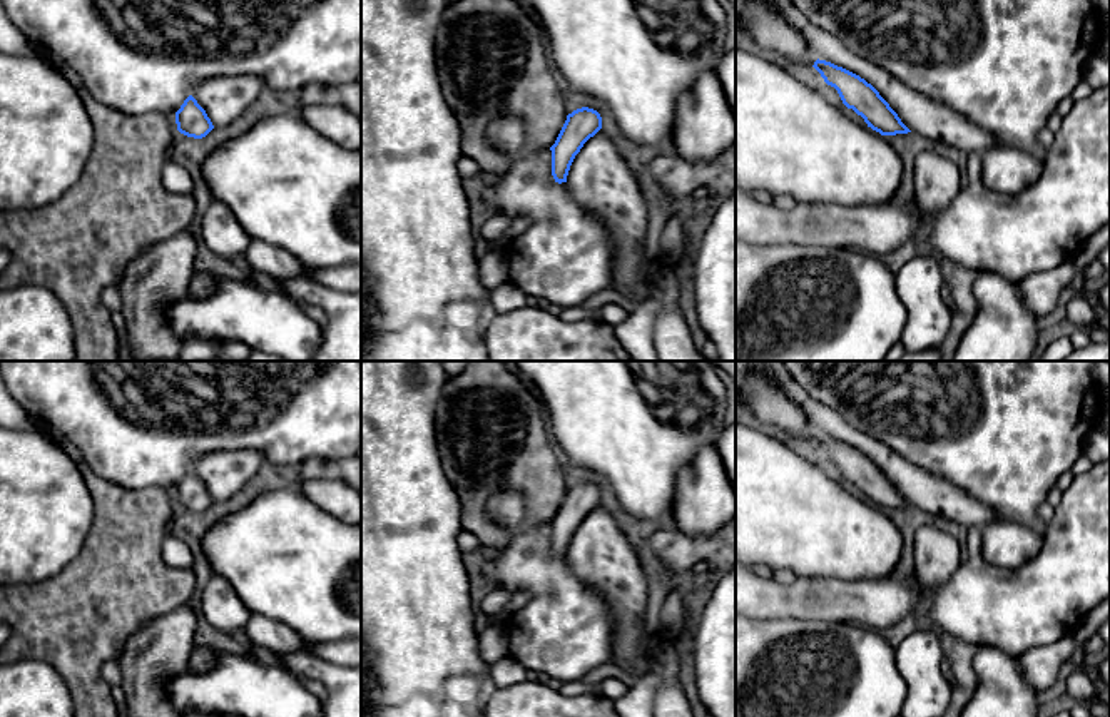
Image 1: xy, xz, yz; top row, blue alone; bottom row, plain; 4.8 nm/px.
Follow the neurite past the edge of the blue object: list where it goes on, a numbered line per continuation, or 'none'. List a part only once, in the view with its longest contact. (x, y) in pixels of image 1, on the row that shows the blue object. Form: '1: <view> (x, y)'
1: xz (493, 61)

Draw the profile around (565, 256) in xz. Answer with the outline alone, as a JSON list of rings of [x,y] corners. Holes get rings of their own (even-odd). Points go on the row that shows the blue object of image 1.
[[[500,117],[486,129],[490,144],[510,157],[510,167],[493,174],[493,181],[483,189],[483,201],[493,212],[507,217],[530,217],[532,224],[512,241],[507,249],[510,282],[525,292],[532,301],[543,299],[560,308],[577,308],[603,289],[614,289],[614,249],[608,231],[593,214],[582,209],[572,197],[567,182],[558,184],[552,175],[552,150],[525,150],[525,127],[517,117]]]

